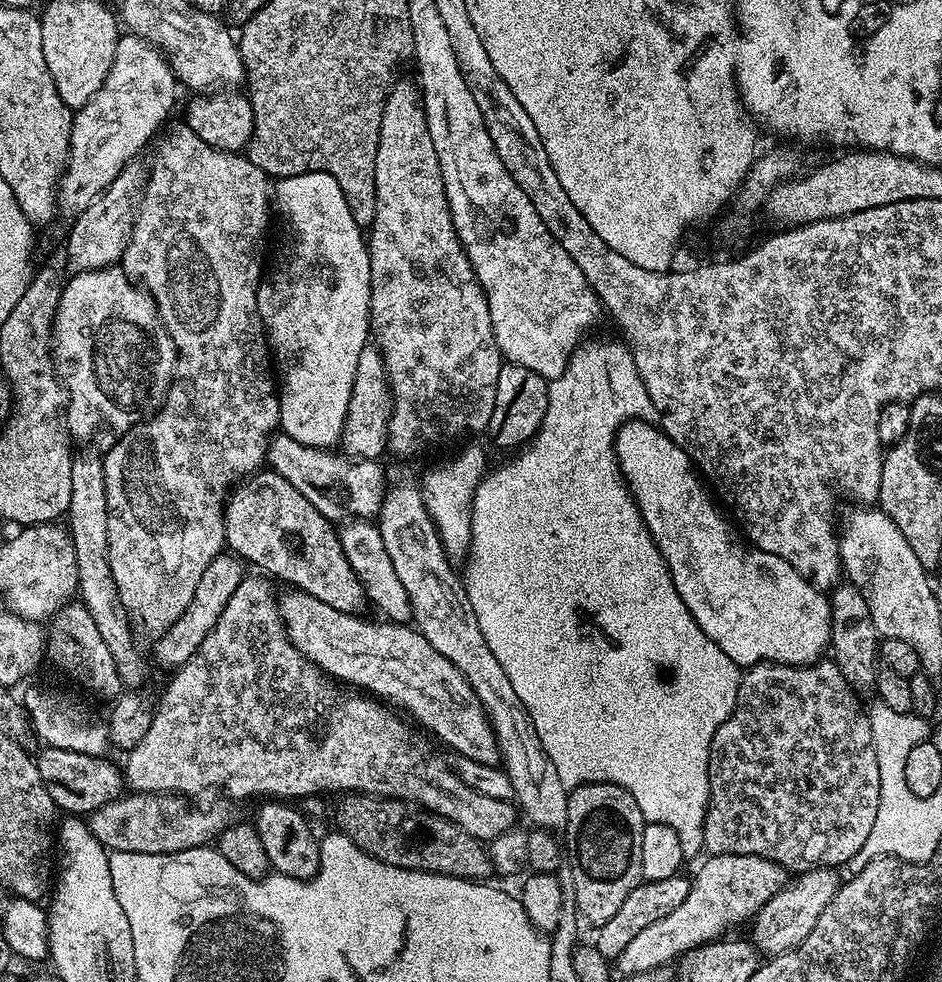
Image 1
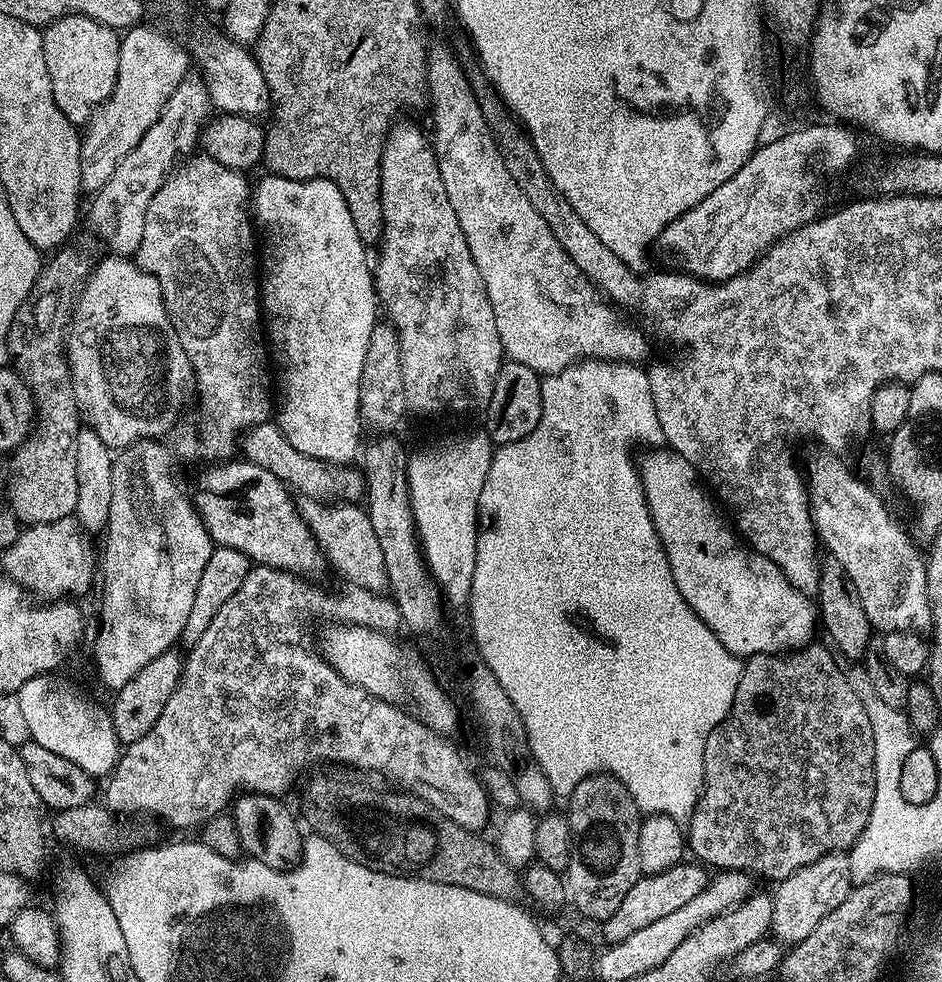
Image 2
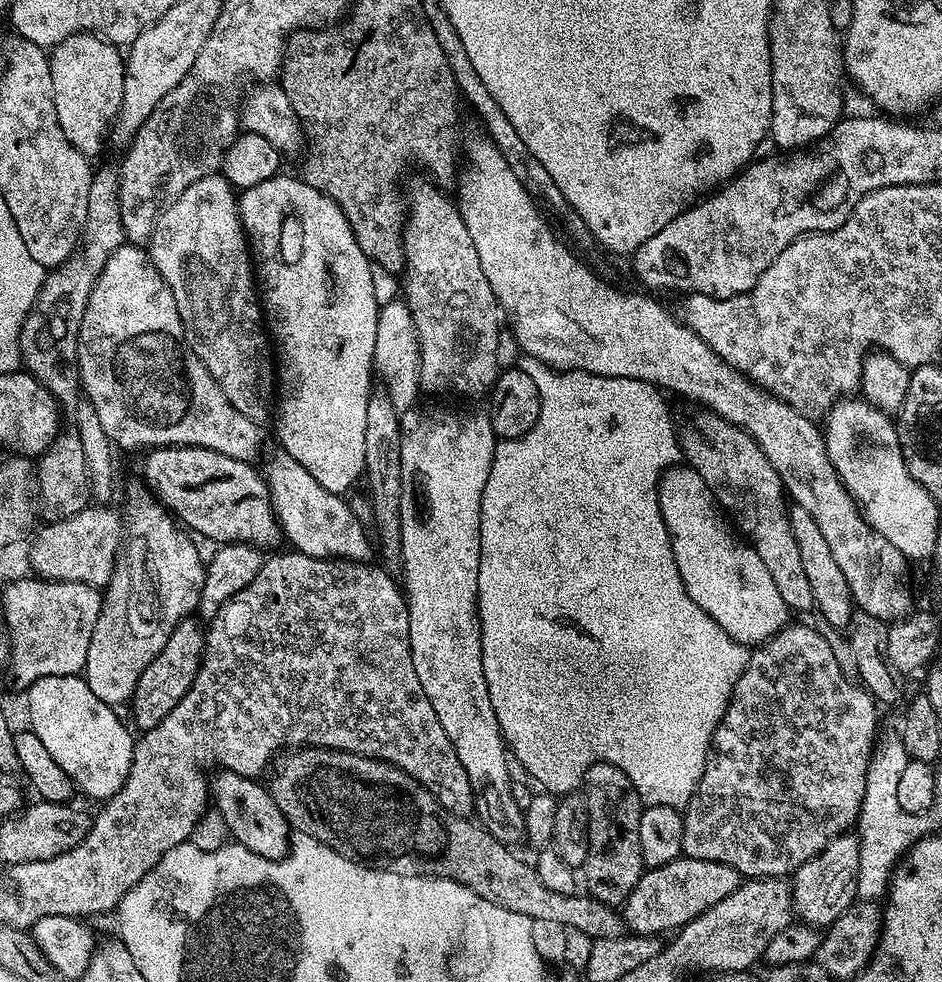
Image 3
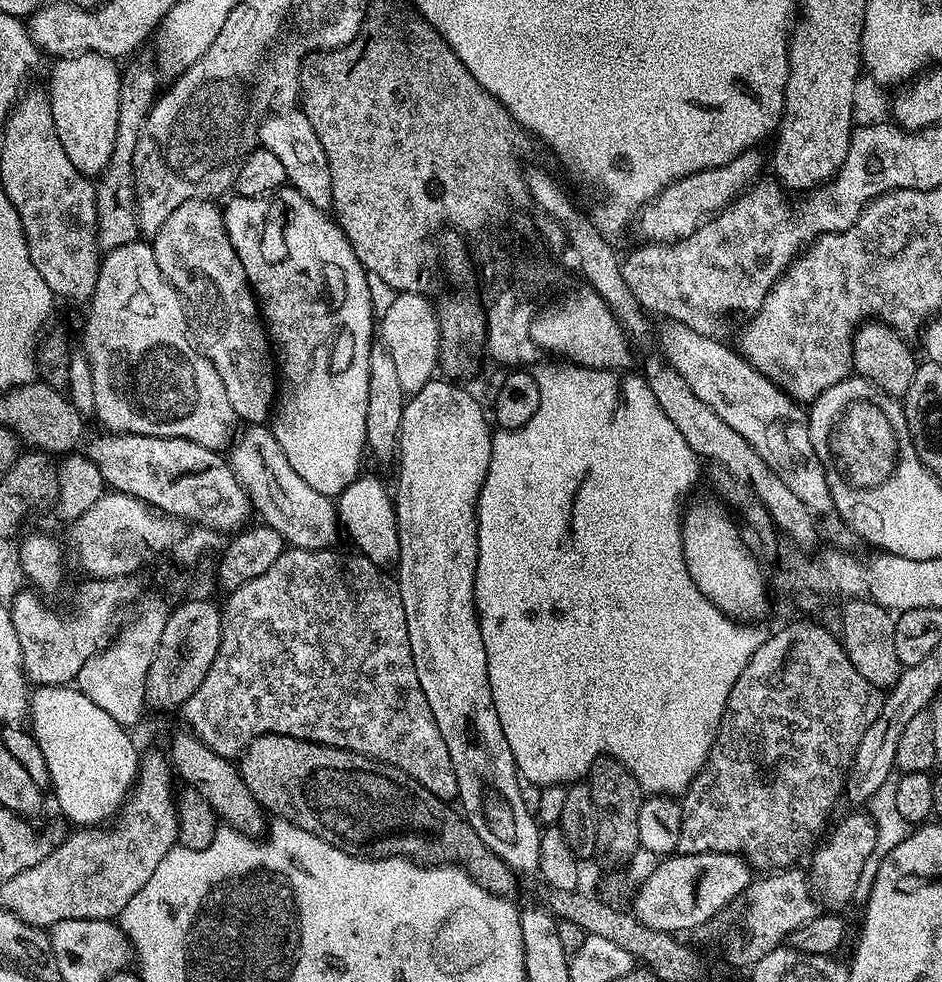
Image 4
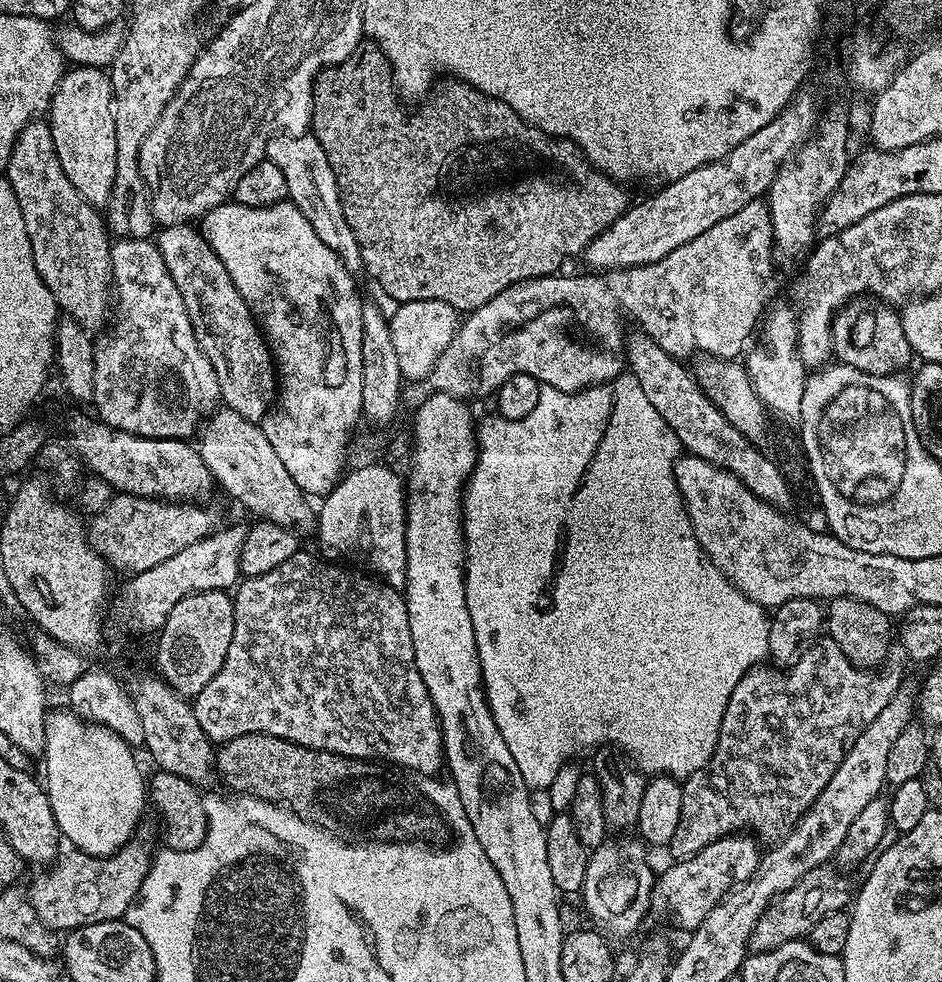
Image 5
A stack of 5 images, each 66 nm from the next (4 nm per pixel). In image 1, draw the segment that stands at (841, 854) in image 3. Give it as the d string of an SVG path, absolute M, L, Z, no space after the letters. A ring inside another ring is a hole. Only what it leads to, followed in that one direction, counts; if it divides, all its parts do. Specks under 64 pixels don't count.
M817 866L799 873L788 884L772 895L769 902L759 909L751 921L752 935L750 940L759 953L766 956L777 956L796 948L805 940L810 930L817 924L822 910L835 898L842 883L841 876L835 867Z

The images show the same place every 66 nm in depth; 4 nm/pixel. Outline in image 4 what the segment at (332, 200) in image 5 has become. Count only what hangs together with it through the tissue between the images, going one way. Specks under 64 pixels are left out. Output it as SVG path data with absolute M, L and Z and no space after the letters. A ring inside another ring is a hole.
M282 110L261 121L257 132L259 145L270 150L285 167L288 184L314 207L326 210L332 204L329 163L309 119L302 110Z

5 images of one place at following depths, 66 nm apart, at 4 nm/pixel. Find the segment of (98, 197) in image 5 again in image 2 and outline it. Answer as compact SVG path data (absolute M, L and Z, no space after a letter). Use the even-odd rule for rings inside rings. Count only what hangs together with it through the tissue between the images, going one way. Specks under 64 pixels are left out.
M63 16L43 29L43 34L46 70L50 70L50 86L54 90L54 102L58 102L58 110L62 110L62 114L73 125L87 125L93 112L110 98L114 82L118 78L120 36L117 29L99 24L96 20L85 16Z

